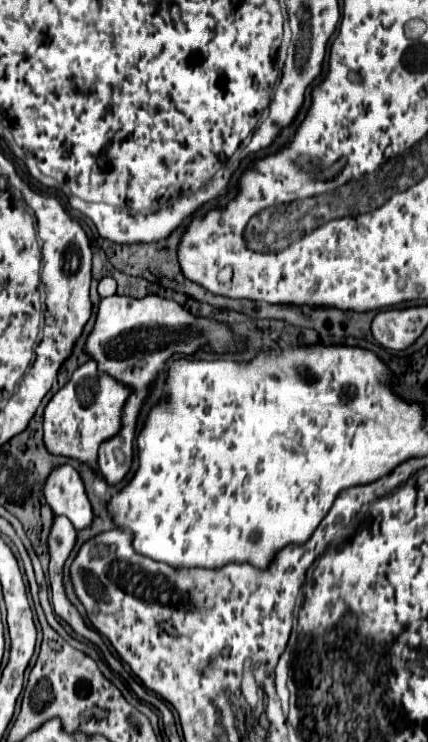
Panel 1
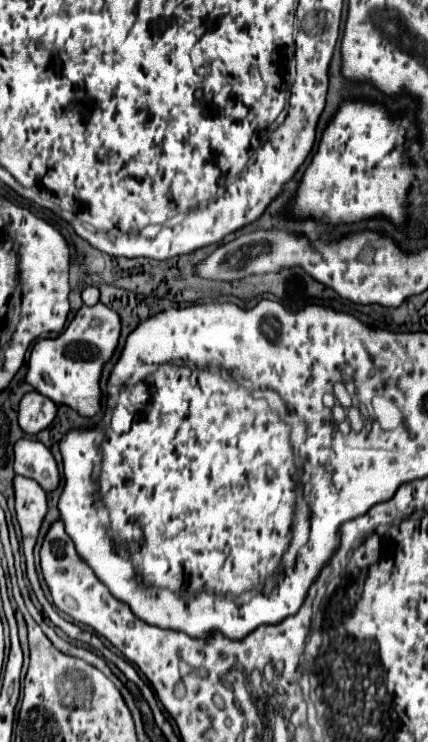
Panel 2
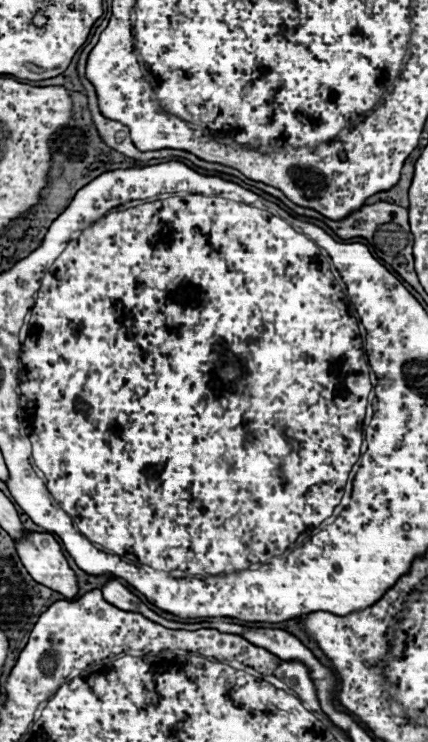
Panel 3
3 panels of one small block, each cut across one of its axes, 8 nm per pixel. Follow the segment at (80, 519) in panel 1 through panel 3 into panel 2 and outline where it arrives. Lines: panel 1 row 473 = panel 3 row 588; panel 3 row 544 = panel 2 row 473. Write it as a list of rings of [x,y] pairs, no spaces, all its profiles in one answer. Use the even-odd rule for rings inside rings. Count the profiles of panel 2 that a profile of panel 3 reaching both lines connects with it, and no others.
[[[20,438],[14,446],[14,472],[36,480],[46,492],[52,492],[60,484],[60,472],[52,452],[32,438]]]

